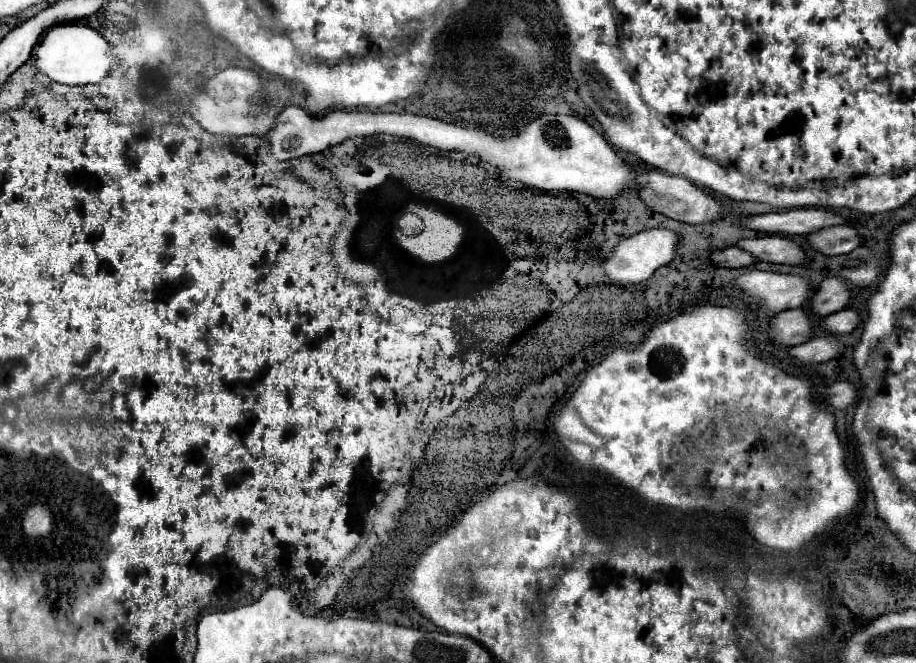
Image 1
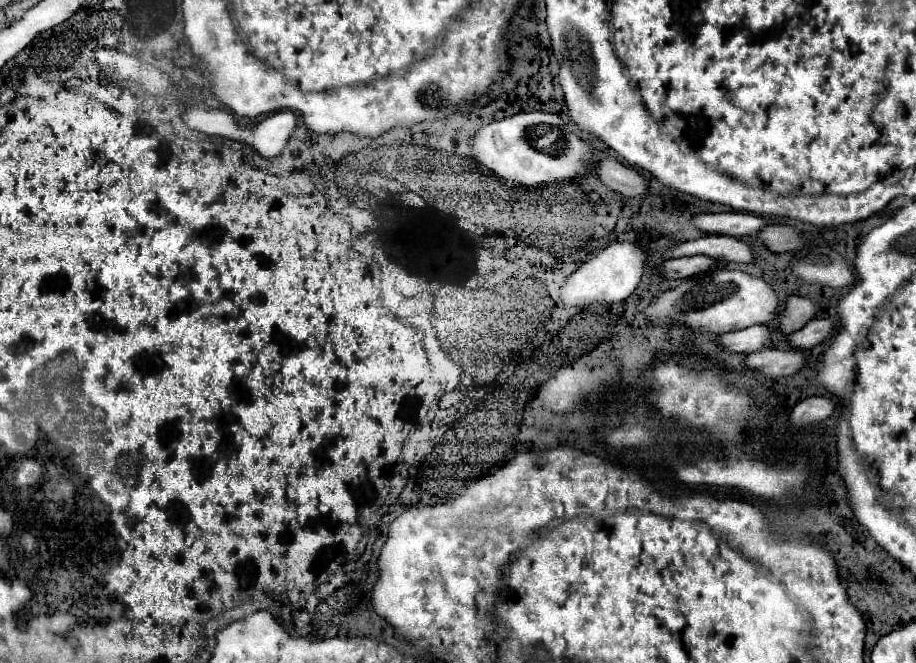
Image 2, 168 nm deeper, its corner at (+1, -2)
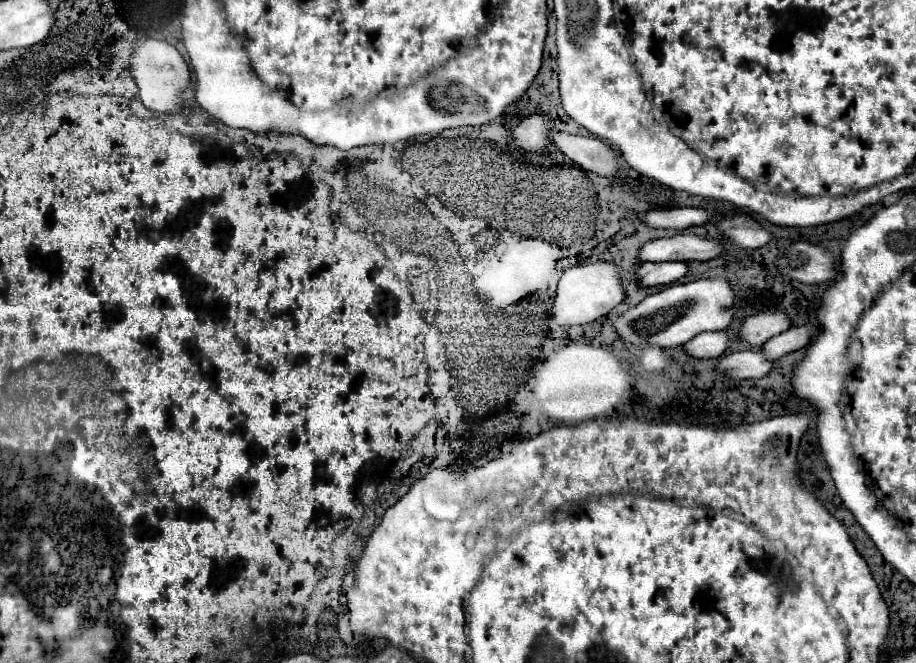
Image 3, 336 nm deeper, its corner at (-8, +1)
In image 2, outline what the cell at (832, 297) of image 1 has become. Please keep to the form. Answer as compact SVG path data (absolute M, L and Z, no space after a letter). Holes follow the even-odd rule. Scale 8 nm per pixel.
M789 296L787 300L789 304L785 304L785 312L781 316L781 332L791 334L801 330L809 320L813 320L819 312L819 306L815 300L811 298L803 298L803 296Z

